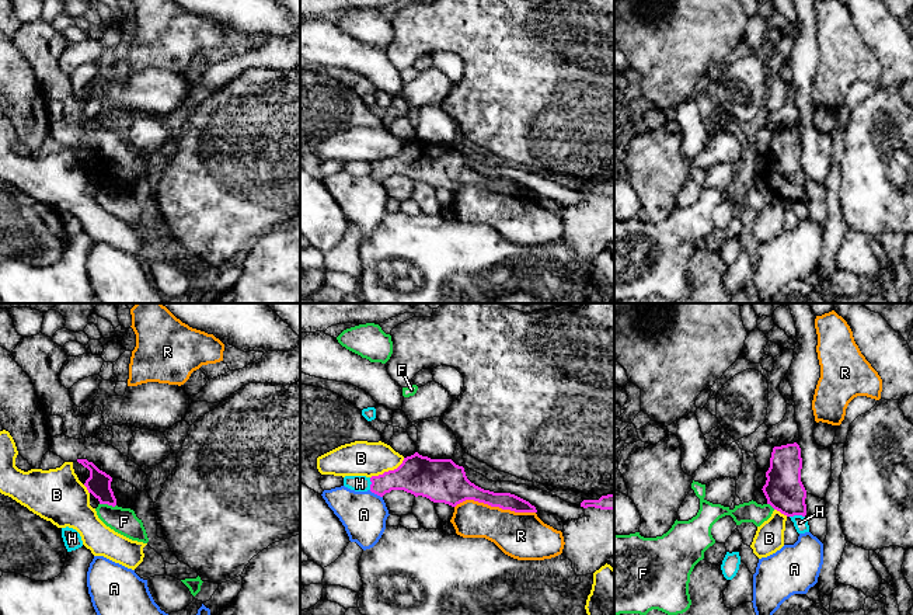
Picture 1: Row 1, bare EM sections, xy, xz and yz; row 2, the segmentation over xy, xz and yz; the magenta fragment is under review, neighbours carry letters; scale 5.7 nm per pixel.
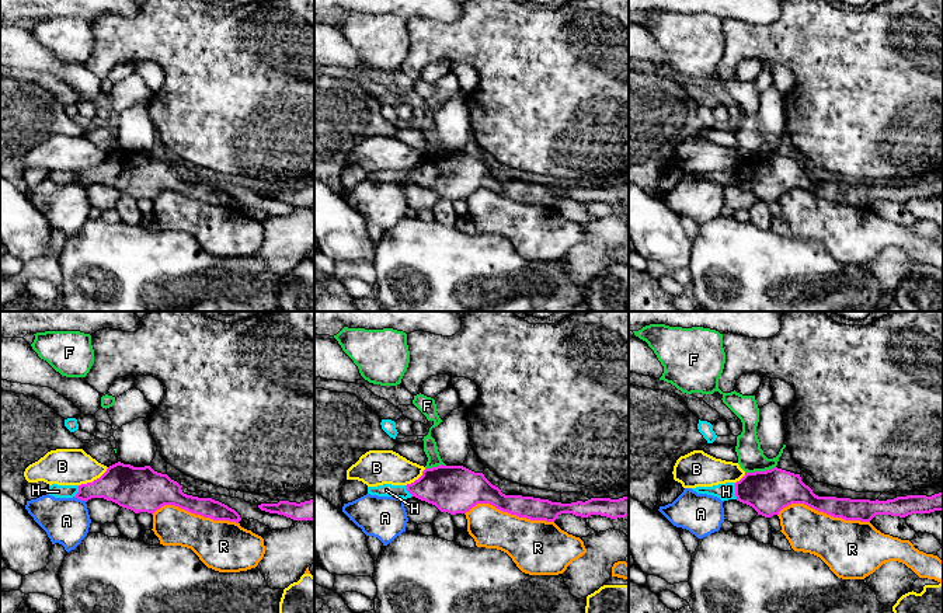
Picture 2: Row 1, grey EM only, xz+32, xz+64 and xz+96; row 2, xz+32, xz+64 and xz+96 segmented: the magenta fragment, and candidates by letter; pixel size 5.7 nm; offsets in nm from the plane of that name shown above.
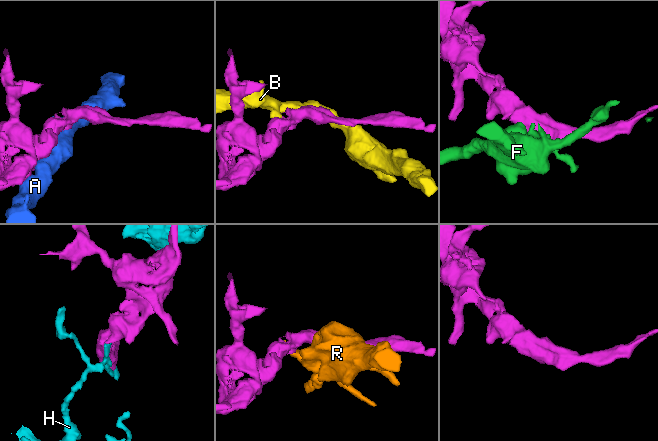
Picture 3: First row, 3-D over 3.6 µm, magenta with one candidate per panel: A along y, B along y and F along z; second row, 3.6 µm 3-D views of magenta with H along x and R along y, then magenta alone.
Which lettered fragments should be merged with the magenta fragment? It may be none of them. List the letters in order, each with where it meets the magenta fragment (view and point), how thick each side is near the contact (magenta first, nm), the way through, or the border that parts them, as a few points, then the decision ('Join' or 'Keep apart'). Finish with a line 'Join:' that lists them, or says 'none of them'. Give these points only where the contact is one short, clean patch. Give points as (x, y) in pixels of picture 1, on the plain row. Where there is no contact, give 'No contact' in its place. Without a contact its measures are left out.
A: Touches magenta at xz (376, 179). Thickness 220 nm (magenta) against 260 nm. Keep apart
B: Touches magenta at xz (389, 156). Thickness 220 nm (magenta) against 200 nm. Keep apart
F: Touches magenta at xy (108, 190). Thickness 140 nm (magenta) against 150 nm. Keep apart
H: Touches magenta at yz (797, 200). Thickness 220 nm (magenta) against 80 nm. Keep apart
R: Touches magenta at xz (495, 191). Thickness 170 nm (magenta) against 280 nm. Keep apart
Join: none of them

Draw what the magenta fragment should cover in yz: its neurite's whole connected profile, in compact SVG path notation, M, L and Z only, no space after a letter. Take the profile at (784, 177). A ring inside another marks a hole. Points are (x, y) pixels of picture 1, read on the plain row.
M797 128L774 132L763 178L774 195L787 202L806 201L806 176L801 167L802 143Z

